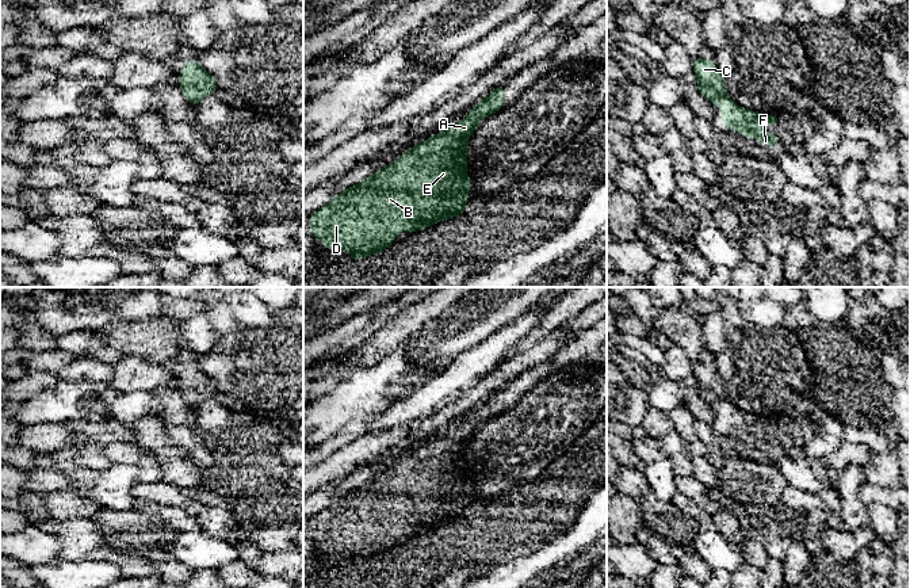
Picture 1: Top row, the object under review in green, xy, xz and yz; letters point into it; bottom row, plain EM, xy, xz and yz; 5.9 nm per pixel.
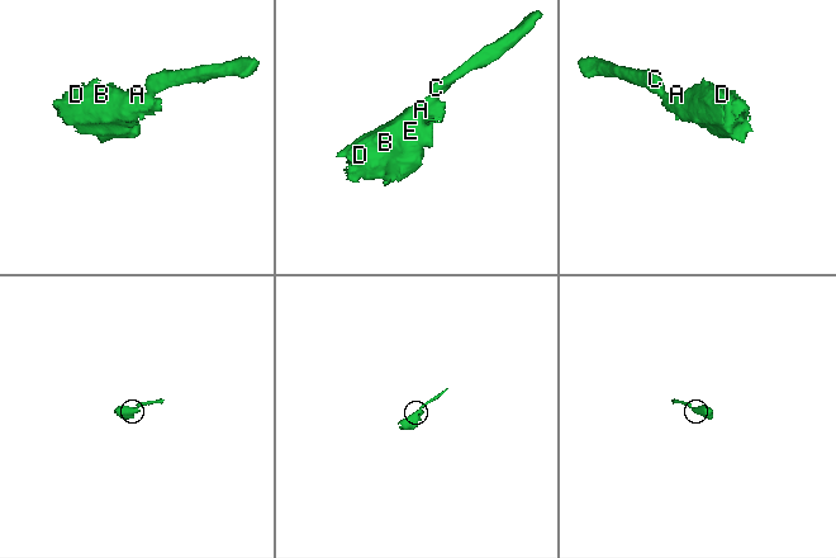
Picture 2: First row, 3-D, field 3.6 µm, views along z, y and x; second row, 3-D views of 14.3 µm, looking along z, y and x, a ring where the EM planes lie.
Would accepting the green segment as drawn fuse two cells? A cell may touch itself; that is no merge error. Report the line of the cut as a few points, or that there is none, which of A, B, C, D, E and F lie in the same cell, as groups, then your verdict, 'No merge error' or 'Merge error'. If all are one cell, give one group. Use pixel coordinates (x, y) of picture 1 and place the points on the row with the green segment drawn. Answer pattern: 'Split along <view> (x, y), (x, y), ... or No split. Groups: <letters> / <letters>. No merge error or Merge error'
Split along yz (725, 92), (710, 100). Groups: A B D E F / C. Merge error

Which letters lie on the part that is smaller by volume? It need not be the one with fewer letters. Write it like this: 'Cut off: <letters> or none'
Cut off: C

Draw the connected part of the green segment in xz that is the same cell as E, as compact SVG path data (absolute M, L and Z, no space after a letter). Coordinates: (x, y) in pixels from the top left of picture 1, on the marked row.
M505 88L490 92L456 125L412 146L393 164L334 195L326 206L310 215L309 222L313 226L306 228L311 236L328 249L348 249L355 261L389 249L398 232L422 230L462 214L467 207L467 192L471 188L471 179L466 172L467 141L482 119L502 108L504 98Z

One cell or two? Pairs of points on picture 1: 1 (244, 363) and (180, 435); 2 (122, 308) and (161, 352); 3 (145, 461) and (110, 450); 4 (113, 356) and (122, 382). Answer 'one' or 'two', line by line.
1: two
2: two
3: one
4: two

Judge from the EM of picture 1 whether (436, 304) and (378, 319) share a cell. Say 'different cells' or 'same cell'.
different cells

